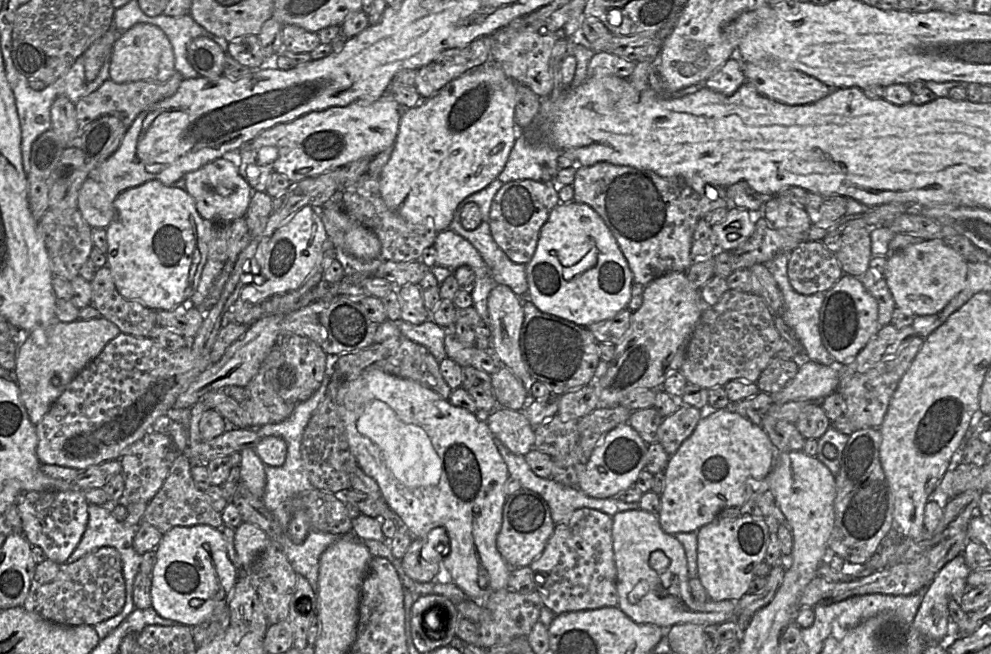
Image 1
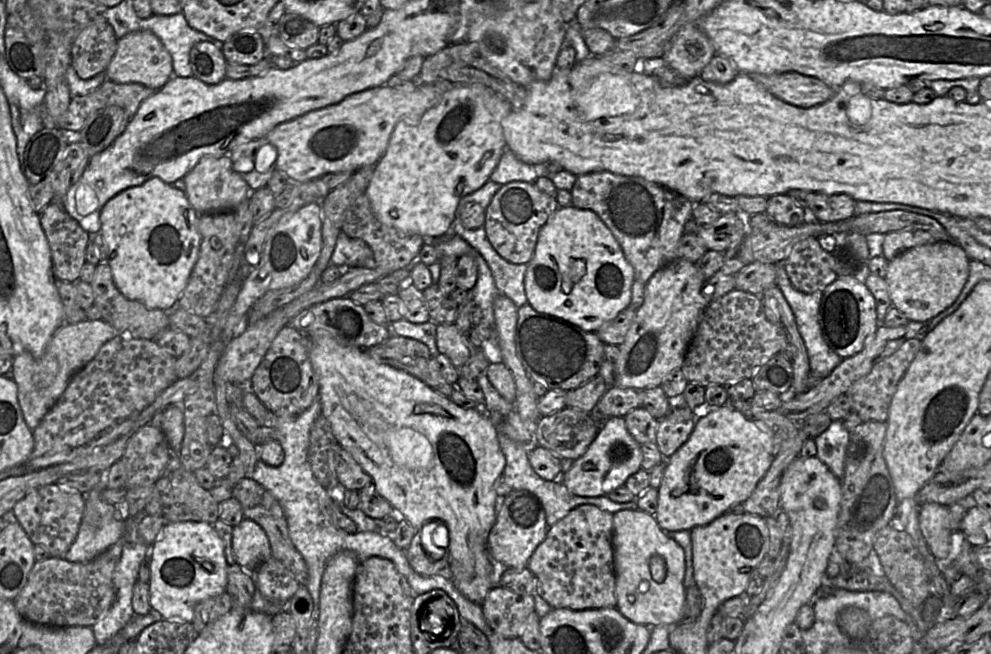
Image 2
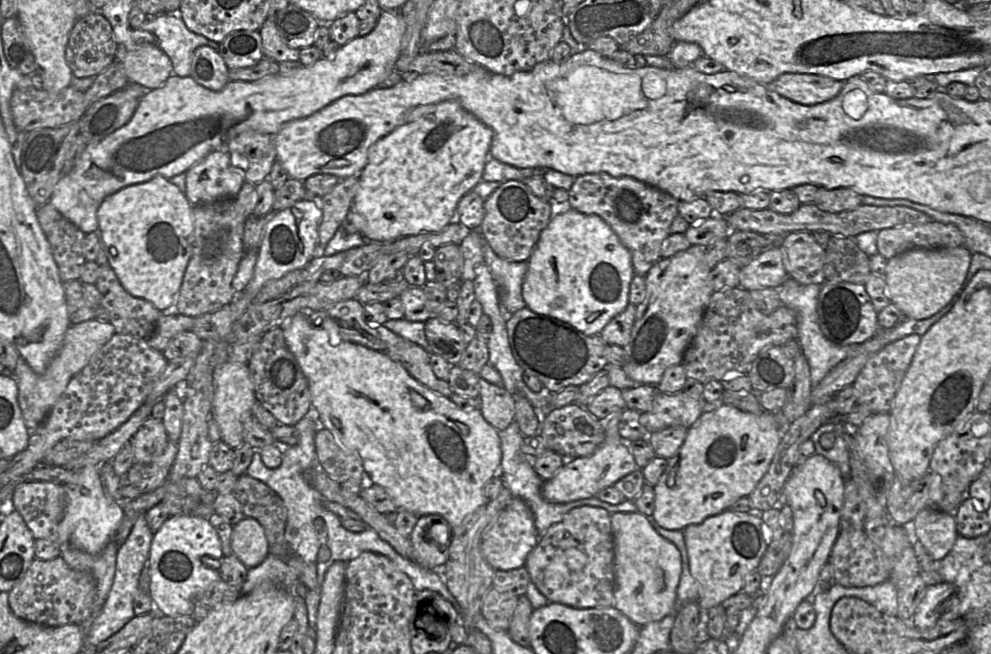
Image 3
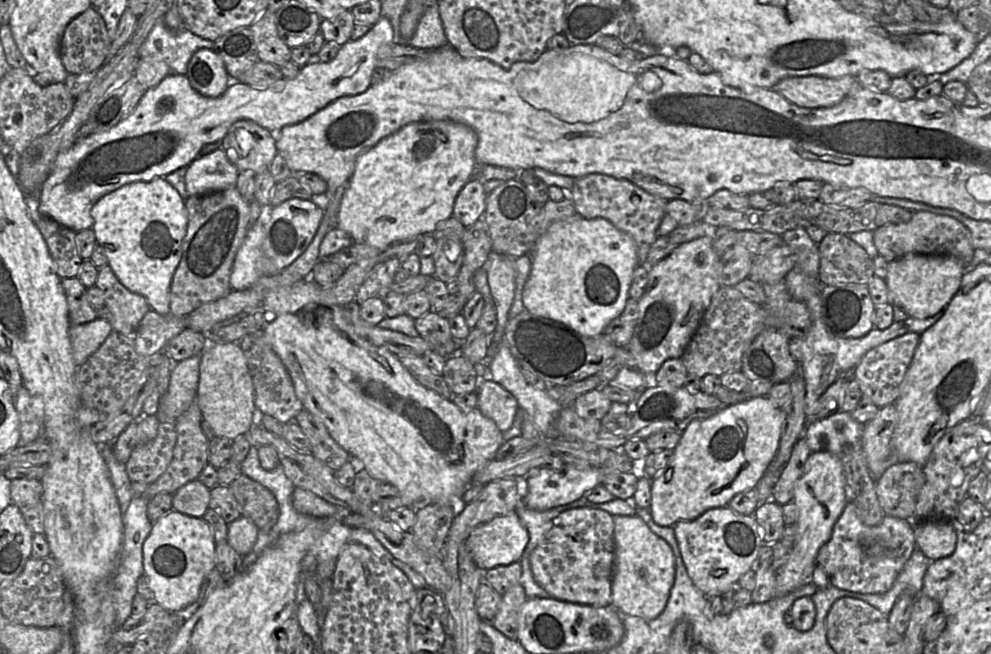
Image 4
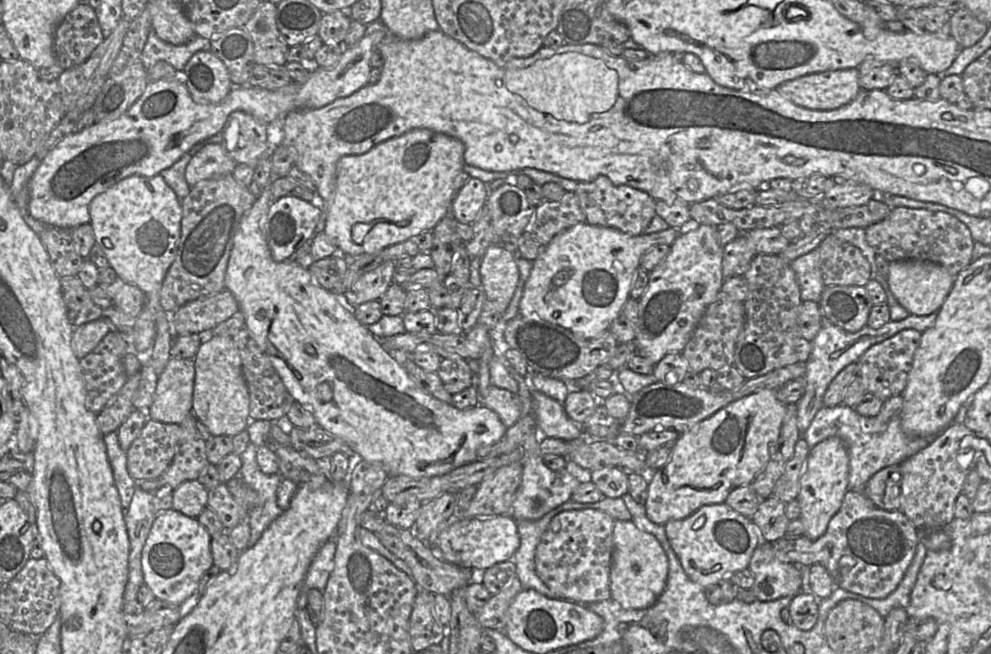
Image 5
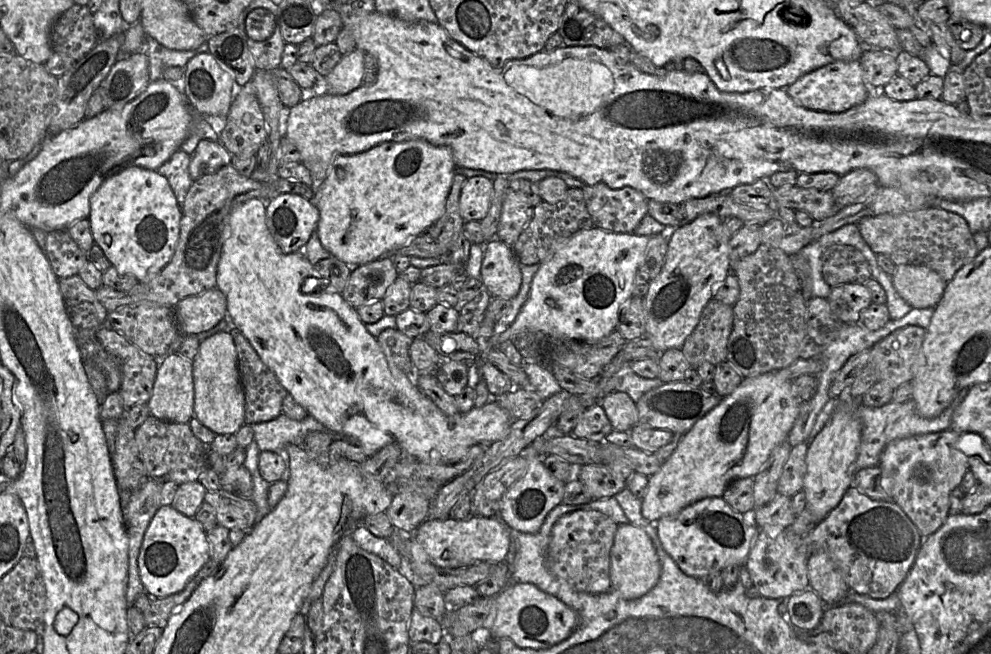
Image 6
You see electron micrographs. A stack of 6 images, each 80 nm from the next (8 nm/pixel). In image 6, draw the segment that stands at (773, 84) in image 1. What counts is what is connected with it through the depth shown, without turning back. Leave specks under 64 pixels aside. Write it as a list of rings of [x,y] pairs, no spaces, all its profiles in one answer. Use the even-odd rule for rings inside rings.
[[[859,60],[836,61],[827,64],[823,67],[820,67],[802,75],[794,83],[786,87],[785,90],[788,93],[788,95],[799,105],[807,109],[830,113],[844,112],[854,106],[862,104],[873,92],[879,92],[879,90],[873,91],[873,89],[866,84],[864,80],[863,70]]]

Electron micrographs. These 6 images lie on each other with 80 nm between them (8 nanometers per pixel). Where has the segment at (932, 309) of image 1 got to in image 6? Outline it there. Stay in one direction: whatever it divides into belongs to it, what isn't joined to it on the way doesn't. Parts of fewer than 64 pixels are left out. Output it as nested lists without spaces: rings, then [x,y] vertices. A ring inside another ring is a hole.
[[[910,264],[896,266],[892,281],[899,296],[912,308],[934,308],[947,284],[936,271]]]

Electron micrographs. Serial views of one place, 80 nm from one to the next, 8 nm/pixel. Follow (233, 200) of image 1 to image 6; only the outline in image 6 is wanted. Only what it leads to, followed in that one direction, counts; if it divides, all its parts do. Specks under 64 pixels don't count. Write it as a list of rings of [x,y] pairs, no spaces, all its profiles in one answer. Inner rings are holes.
[[[202,139],[192,155],[189,173],[192,180],[196,181],[204,175],[215,173],[231,162],[232,155],[223,144]]]

